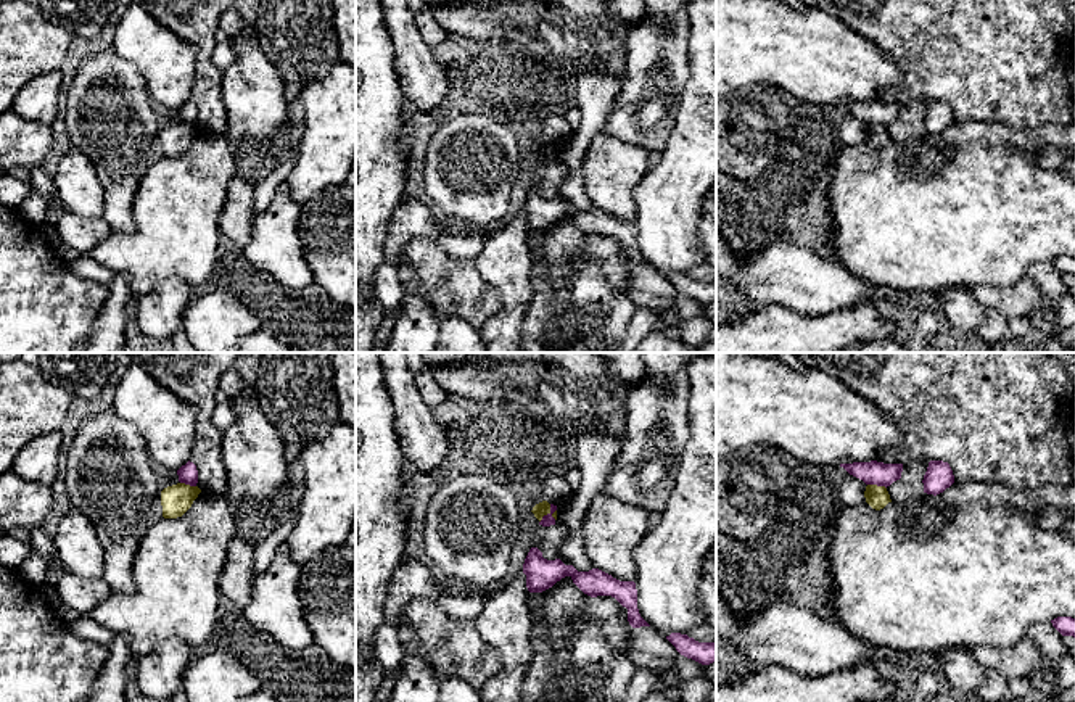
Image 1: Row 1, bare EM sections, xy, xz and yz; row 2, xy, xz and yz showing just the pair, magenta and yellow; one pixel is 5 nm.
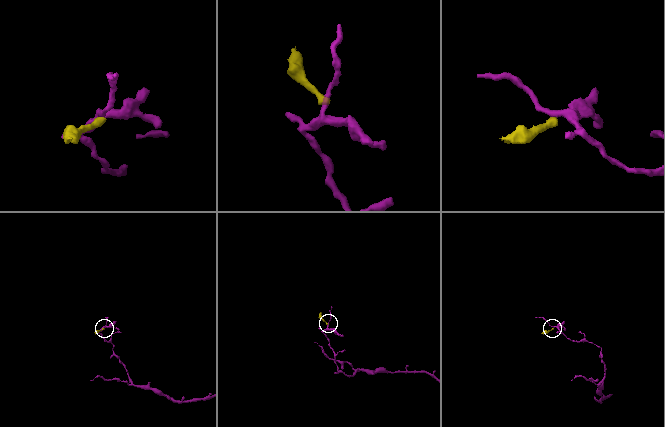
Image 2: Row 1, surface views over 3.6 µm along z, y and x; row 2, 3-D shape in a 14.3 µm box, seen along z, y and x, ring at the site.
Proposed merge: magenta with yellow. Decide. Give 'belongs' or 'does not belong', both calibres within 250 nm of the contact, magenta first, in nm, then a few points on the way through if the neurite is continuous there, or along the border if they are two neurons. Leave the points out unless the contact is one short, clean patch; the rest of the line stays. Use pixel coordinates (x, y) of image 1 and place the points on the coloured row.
does not belong; 60 nm thick on the magenta side, 70 nm on the other; border along xz (551, 504), (551, 509), (539, 522)

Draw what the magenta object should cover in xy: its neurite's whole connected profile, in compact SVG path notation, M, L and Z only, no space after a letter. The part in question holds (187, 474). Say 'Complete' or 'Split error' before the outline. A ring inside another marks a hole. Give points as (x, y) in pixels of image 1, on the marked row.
Complete. M190 460L177 470L177 475L179 475L180 483L185 483L190 486L196 486L196 483L198 483L196 465Z

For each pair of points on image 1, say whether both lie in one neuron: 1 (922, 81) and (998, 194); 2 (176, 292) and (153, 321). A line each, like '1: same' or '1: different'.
1: different
2: same

